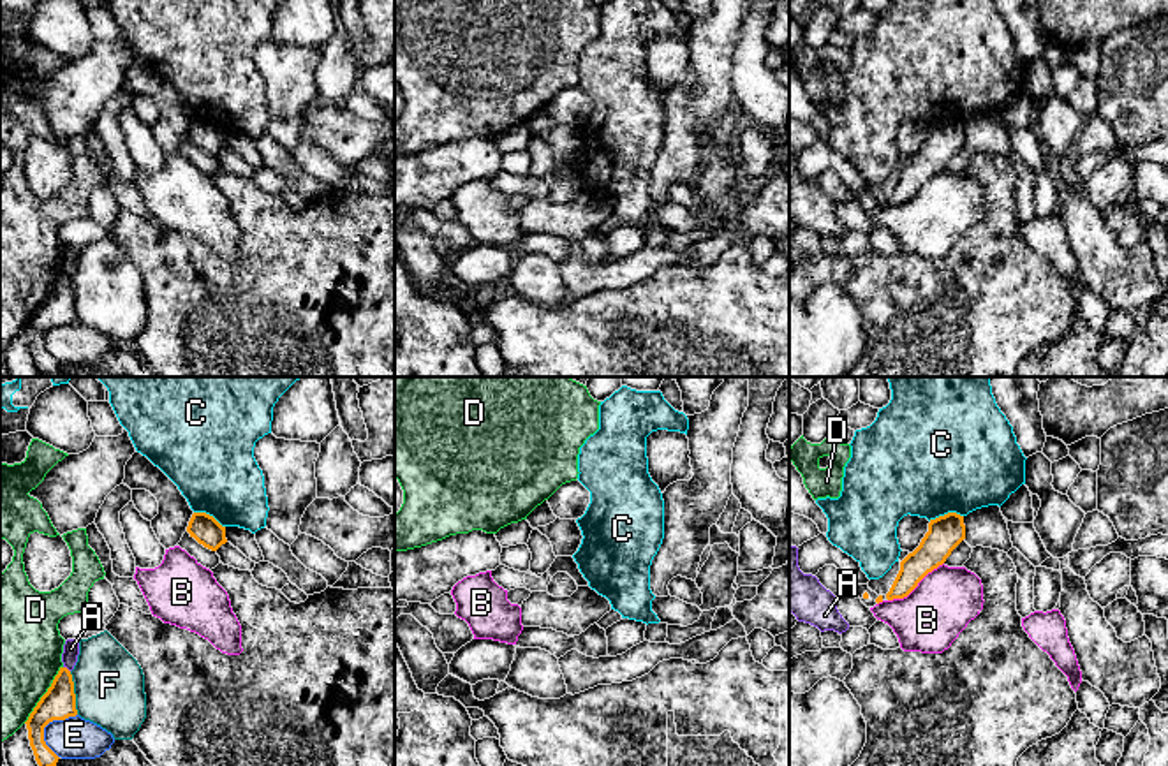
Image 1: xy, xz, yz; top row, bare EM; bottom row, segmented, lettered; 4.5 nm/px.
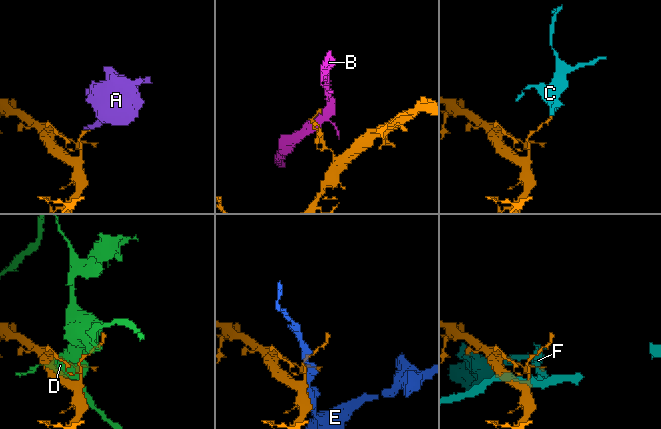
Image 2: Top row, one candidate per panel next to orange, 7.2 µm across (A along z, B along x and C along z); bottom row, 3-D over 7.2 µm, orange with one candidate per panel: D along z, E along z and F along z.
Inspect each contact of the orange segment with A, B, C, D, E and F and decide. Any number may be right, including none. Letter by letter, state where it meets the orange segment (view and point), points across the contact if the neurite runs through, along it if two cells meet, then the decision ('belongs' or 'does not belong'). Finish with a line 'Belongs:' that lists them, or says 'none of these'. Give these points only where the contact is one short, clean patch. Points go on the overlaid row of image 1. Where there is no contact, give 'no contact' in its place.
A: xy (67, 670) | along xy (64, 666), (69, 671) | does not belong
B: yz (915, 587) | does not belong
C: yz (945, 515) | along yz (962, 515), (945, 513), (929, 520) | does not belong
D: xy (44, 694) | does not belong
E: xy (44, 726) | does not belong
F: xy (73, 692) | does not belong
Belongs: none of these

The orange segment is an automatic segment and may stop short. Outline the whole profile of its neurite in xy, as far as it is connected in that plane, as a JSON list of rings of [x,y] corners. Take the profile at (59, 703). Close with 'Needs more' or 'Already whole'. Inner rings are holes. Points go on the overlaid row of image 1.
[[[60,667],[48,692],[41,697],[26,724],[30,747],[39,766],[56,766],[58,755],[44,741],[44,727],[53,720],[76,717],[76,694],[72,674]]]. Already whole

